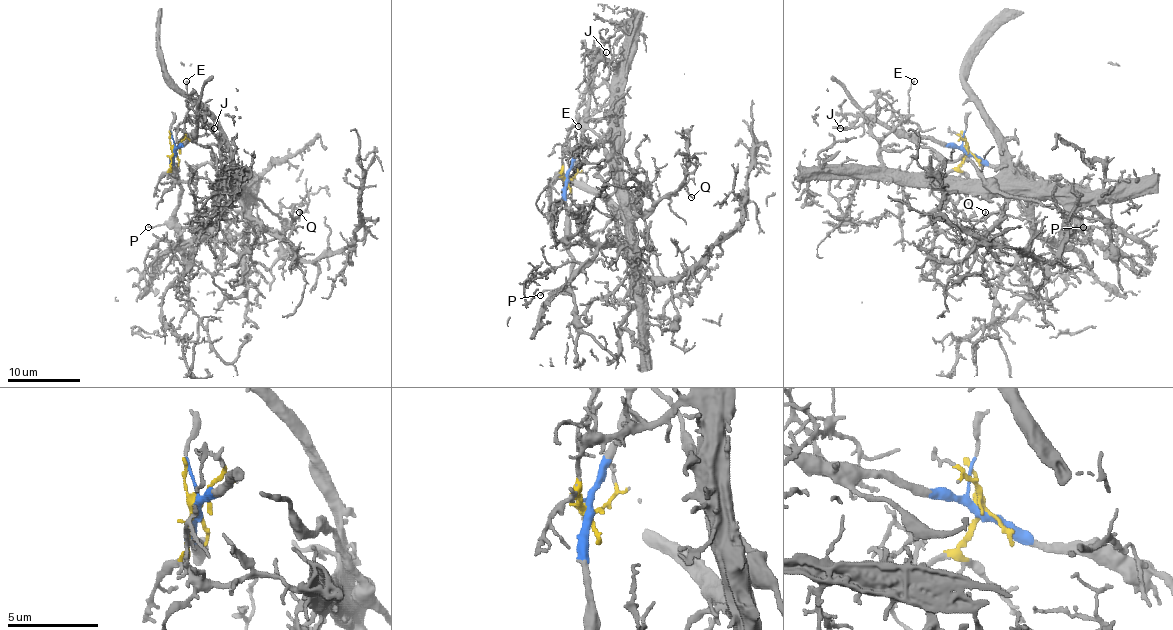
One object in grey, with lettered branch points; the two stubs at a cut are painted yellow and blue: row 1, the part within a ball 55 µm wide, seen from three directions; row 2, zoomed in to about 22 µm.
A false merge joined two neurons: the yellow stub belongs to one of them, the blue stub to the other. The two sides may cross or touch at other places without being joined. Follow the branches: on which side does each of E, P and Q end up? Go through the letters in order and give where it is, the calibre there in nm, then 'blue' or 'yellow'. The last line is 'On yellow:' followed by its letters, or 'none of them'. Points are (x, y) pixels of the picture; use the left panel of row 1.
E: at (186, 81); 140 nm thick; yellow
P: at (148, 227); 160 nm thick; blue
Q: at (299, 212); 140 nm thick; yellow
On yellow: E, Q

